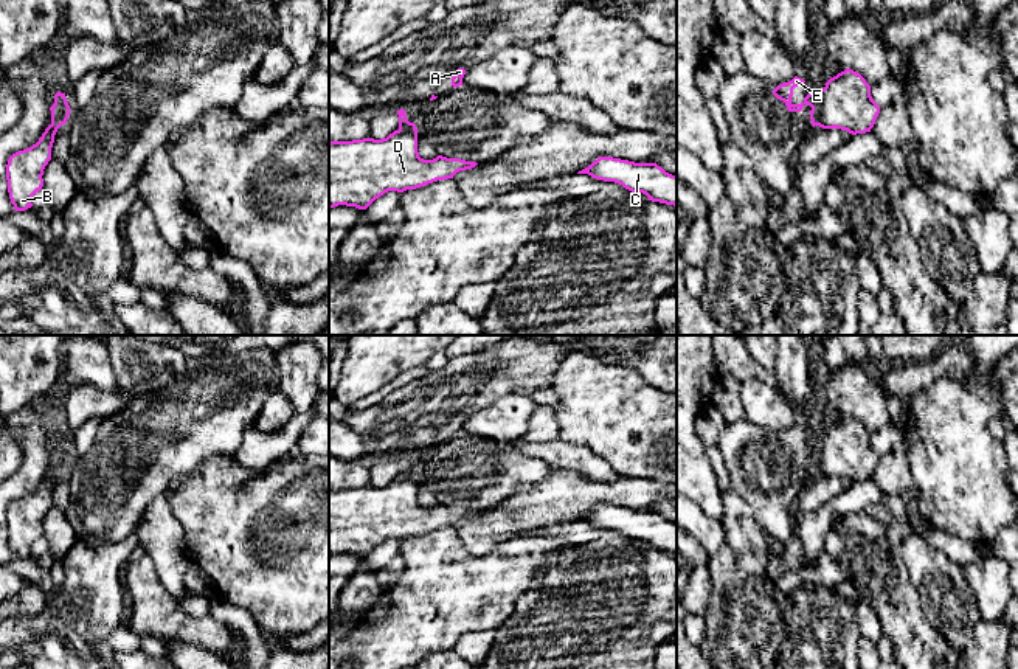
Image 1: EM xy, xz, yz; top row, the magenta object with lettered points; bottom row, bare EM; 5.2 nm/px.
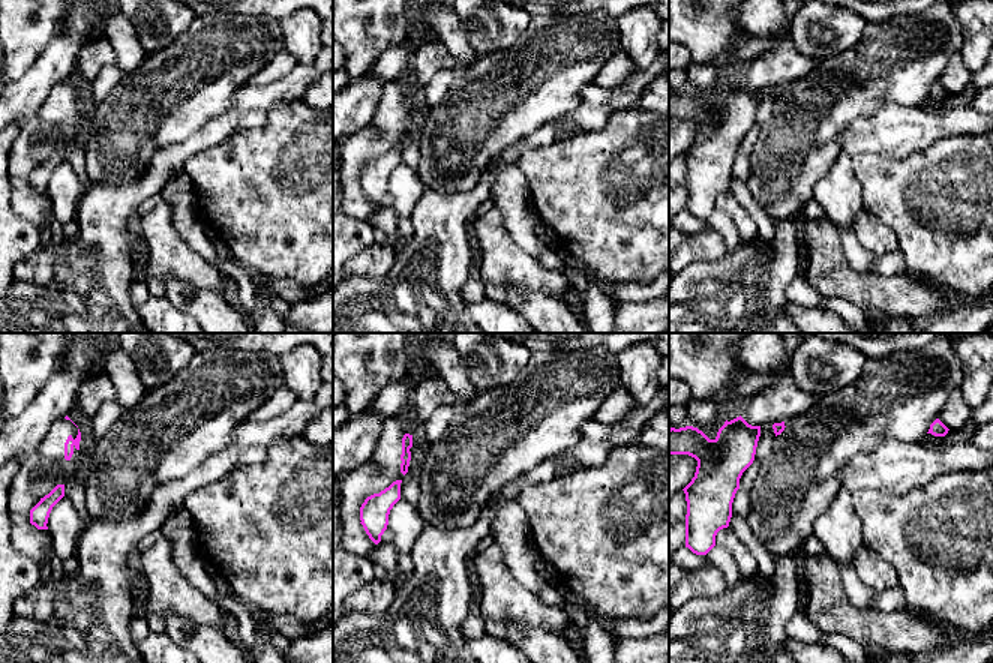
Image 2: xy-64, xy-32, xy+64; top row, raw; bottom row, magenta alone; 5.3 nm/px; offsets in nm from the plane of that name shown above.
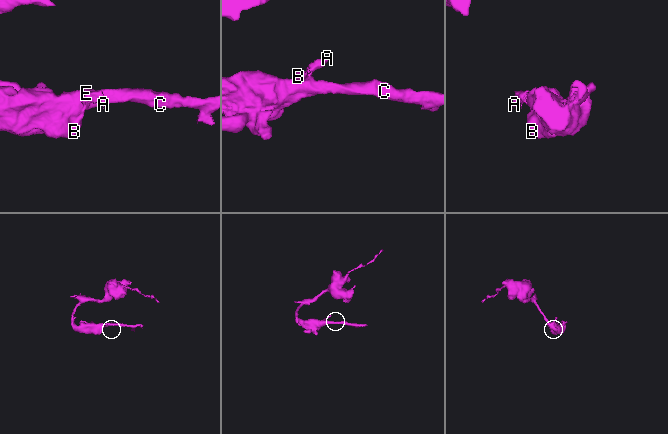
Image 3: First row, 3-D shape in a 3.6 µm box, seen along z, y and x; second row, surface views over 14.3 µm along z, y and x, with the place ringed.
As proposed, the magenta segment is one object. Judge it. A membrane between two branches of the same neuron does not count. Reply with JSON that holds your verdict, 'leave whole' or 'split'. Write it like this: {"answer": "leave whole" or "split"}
{"answer": "split"}

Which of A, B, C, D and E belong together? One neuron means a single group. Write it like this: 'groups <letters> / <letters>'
groups A E / B C D

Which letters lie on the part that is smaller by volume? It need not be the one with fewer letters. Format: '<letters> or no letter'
A, E

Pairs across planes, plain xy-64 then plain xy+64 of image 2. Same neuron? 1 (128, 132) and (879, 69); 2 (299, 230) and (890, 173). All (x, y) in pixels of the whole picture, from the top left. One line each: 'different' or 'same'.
1: same
2: same

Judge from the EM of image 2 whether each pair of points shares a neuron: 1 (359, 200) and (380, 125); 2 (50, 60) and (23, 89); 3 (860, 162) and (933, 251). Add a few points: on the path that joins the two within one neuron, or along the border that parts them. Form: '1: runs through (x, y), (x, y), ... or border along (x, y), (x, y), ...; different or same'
1: runs through (351, 182), (351, 161), (368, 143); same
2: runs through (44, 68), (30, 81); same
3: runs through (882, 185), (903, 206), (903, 212), (917, 228); same

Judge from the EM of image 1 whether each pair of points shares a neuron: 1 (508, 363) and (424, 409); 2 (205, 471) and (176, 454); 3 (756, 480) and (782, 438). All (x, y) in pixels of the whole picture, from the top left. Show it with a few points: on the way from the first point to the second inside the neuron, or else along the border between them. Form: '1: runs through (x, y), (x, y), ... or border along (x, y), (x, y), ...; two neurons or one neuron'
1: runs through (488, 376), (469, 382), (444, 399); one neuron
2: border along (231, 455), (207, 457), (176, 475), (168, 488); two neurons
3: runs through (756, 467), (756, 455), (770, 441); one neuron

